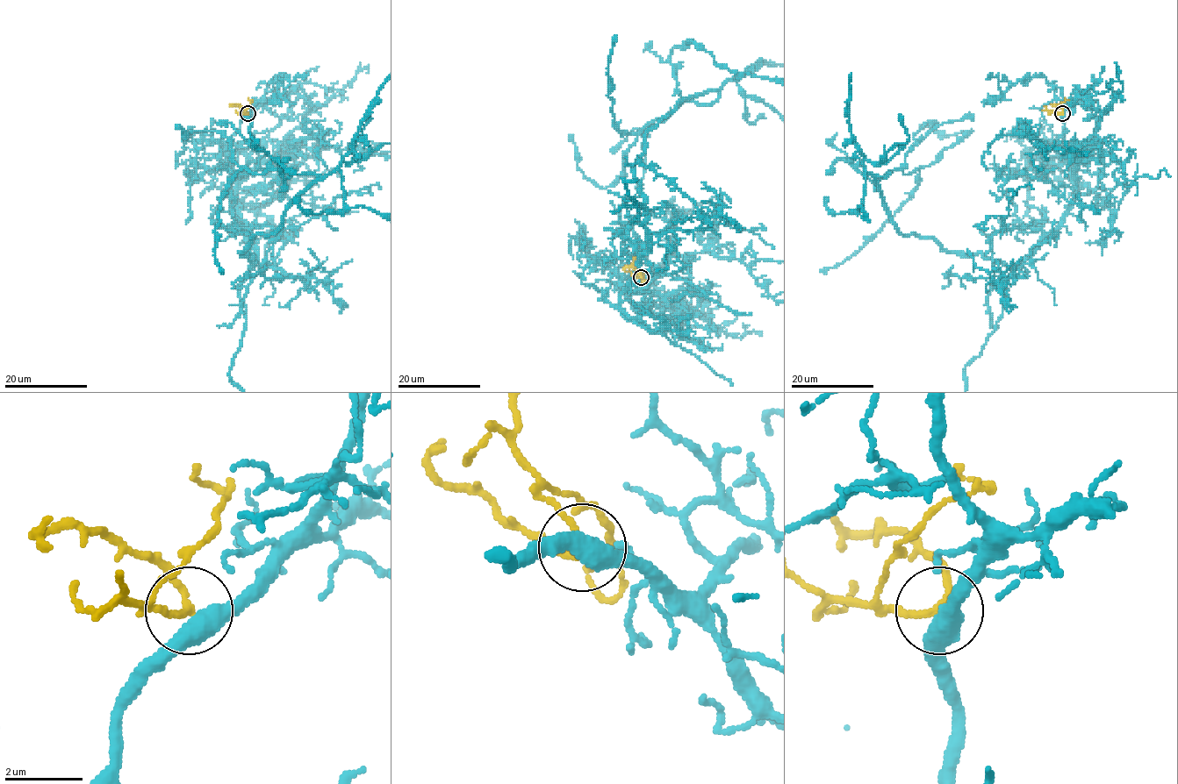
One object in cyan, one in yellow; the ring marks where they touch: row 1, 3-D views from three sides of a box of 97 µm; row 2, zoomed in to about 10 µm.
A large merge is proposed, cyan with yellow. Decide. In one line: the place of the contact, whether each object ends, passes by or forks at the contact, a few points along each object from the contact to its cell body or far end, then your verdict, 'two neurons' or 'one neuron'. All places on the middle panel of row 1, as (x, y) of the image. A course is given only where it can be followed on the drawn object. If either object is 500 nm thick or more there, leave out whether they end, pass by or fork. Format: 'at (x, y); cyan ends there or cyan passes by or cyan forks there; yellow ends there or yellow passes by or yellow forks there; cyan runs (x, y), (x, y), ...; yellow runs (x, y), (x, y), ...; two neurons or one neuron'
at (641, 277); yellow runs (641, 277), (636, 271), (642, 274), (645, 281), (641, 279); one neuron

